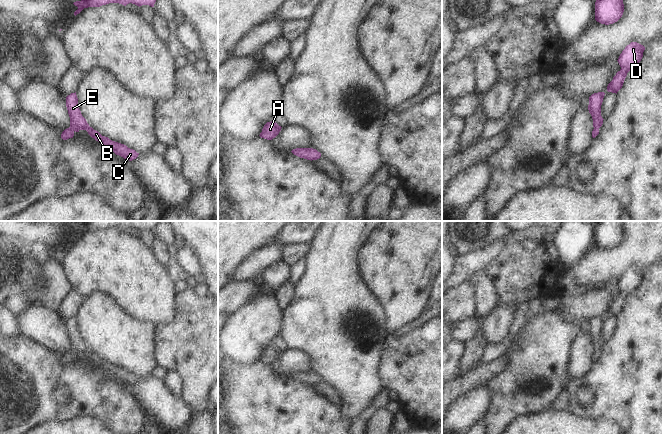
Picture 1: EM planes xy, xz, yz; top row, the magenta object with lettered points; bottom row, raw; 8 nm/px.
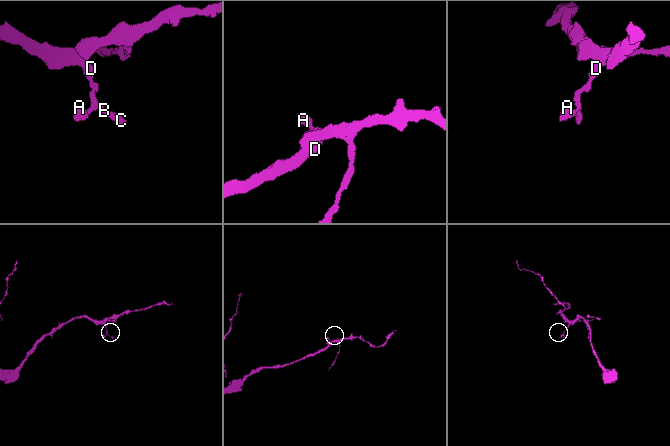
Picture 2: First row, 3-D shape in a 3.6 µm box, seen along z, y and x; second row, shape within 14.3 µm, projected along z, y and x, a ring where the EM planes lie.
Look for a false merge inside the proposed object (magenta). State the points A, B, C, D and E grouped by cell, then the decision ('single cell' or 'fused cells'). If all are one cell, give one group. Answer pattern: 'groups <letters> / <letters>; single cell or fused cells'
groups A B C D E; single cell

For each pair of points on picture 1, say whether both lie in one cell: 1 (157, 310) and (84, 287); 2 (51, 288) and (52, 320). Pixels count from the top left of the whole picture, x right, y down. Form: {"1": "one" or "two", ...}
{"1": "one", "2": "two"}

